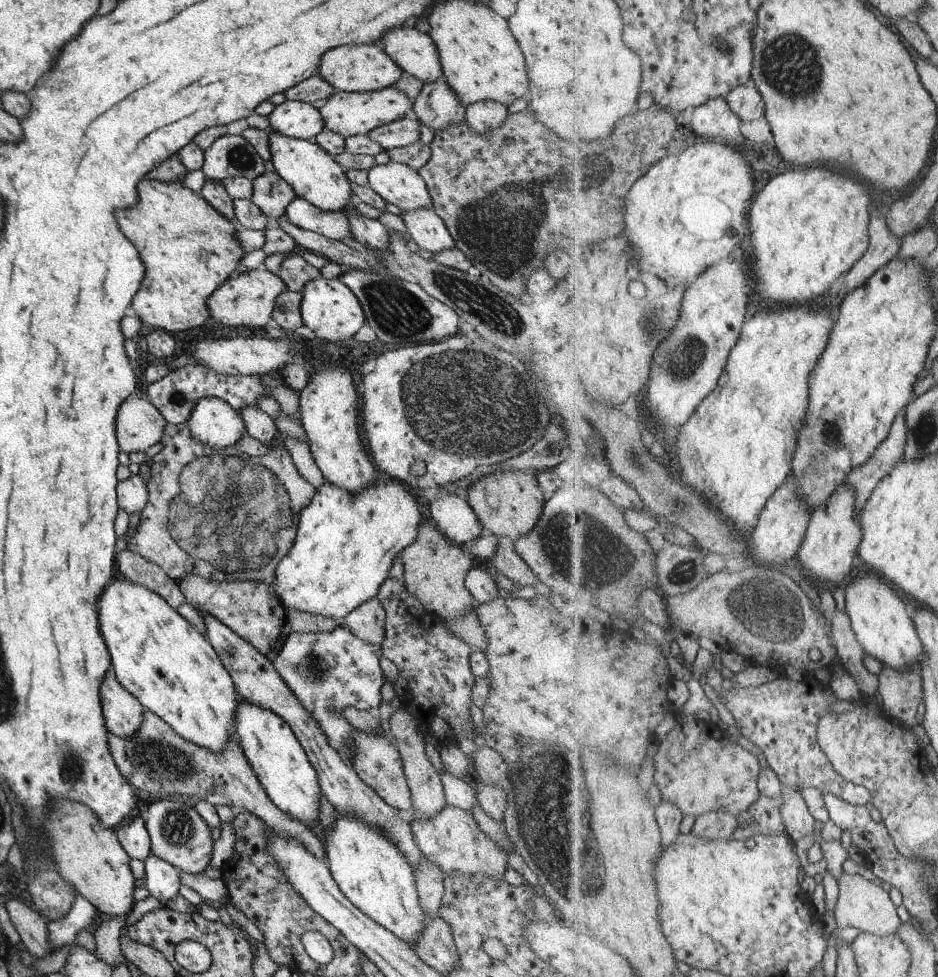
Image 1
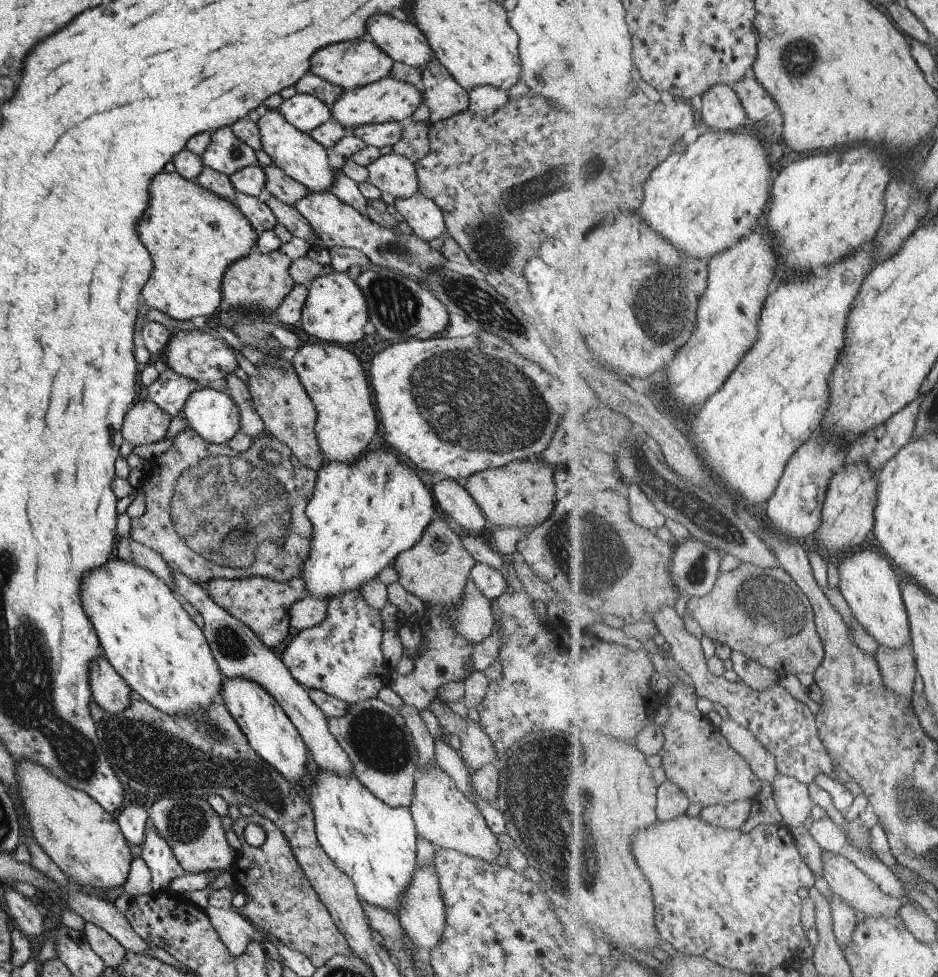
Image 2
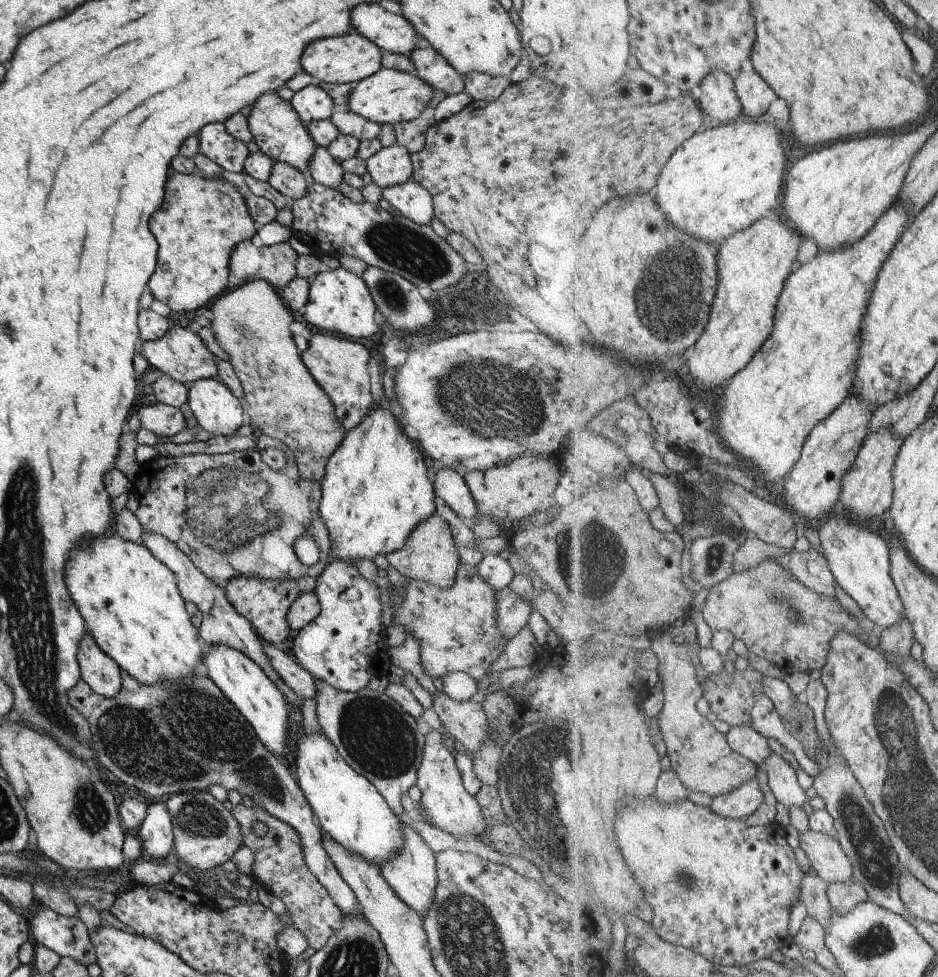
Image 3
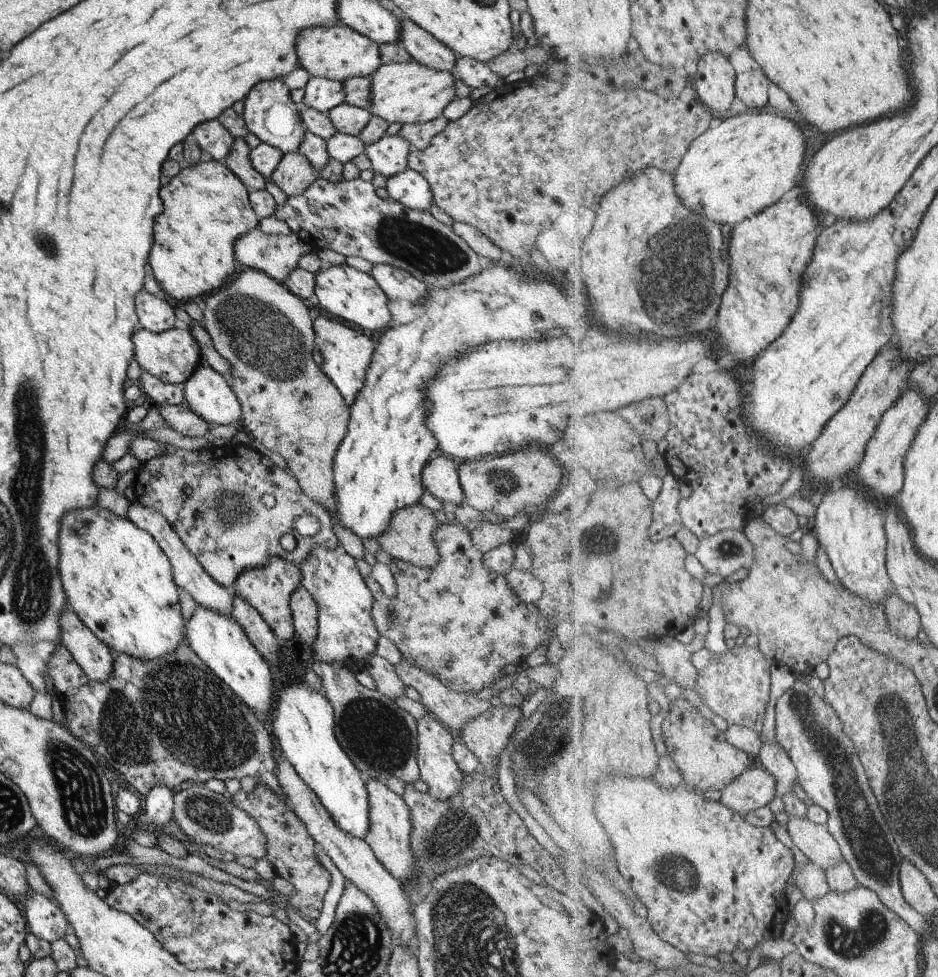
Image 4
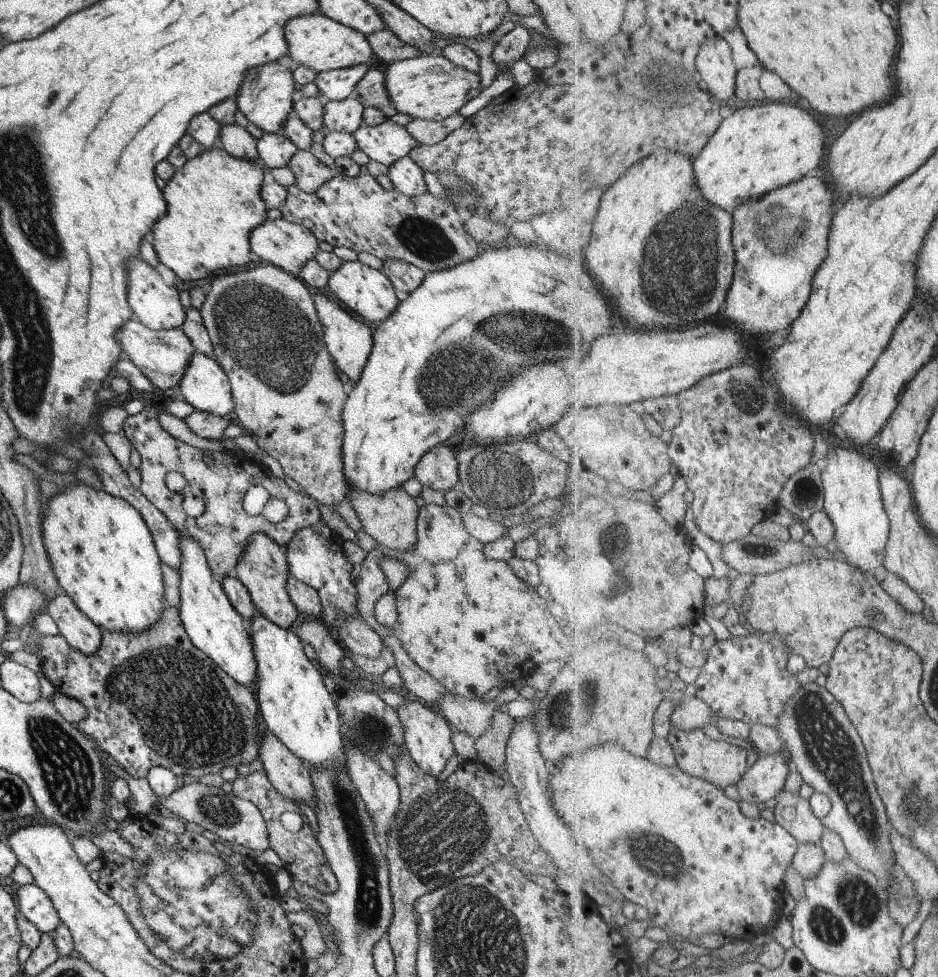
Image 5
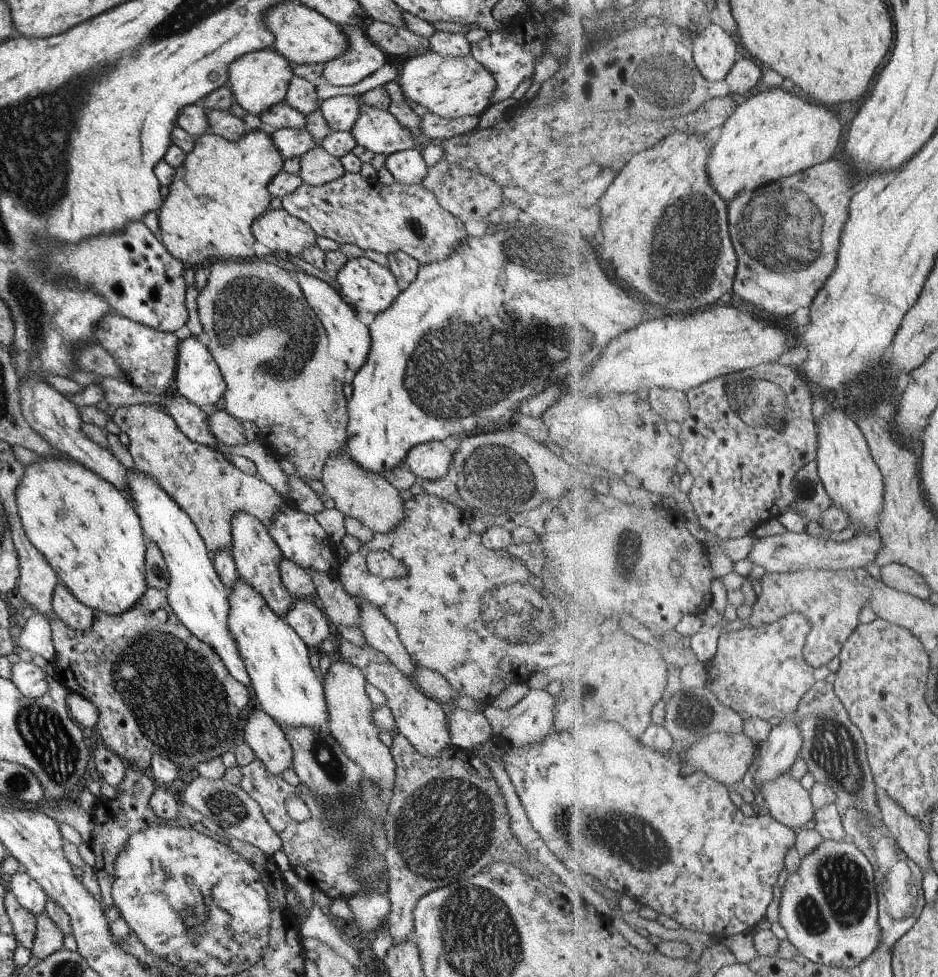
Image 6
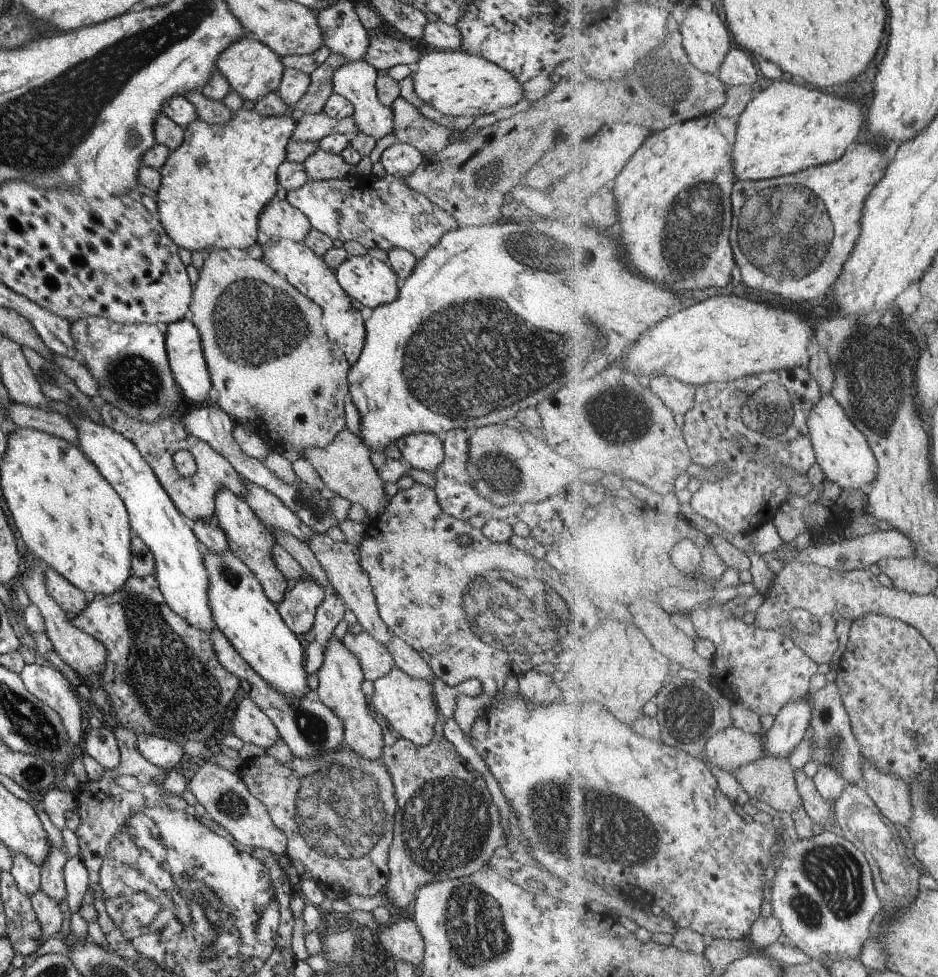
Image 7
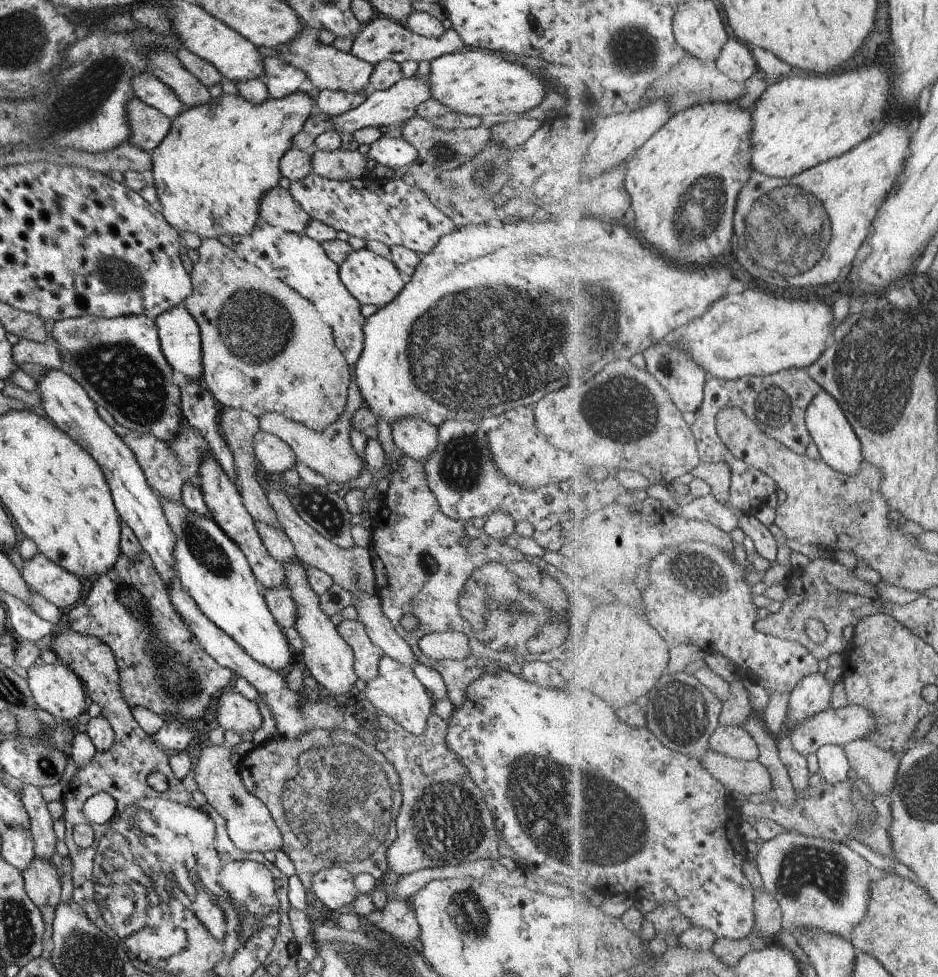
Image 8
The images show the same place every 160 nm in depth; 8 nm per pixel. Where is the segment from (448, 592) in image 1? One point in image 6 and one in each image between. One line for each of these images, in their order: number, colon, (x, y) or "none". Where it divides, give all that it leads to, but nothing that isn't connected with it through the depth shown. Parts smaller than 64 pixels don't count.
2: (435, 569)
3: (429, 554)
4: (407, 536)
5: (390, 518)
6: (368, 497)

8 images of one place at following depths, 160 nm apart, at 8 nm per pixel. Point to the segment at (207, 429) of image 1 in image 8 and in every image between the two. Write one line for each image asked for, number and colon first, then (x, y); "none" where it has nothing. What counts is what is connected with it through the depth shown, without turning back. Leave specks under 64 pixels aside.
2: (213, 415)
3: (214, 408)
4: (208, 394)
5: (204, 385)
6: (197, 378)
7: (182, 343)
8: (178, 334)

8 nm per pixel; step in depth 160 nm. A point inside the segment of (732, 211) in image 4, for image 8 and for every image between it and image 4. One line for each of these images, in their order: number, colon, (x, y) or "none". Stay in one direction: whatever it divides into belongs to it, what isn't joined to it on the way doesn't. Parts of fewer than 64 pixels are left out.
5: (757, 149)
6: (774, 134)
7: (786, 128)
8: (801, 121)

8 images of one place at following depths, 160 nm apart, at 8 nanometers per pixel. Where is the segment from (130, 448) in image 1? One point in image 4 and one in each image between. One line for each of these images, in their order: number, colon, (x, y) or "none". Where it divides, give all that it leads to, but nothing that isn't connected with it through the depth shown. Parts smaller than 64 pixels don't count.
2: (144, 423)
3: (162, 420)
4: (186, 422)

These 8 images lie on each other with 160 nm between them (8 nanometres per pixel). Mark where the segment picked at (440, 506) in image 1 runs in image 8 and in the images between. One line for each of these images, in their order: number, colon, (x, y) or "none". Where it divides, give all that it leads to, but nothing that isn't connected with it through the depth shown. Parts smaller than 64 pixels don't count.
2: (449, 496)
3: (448, 486)
4: (439, 476)
5: (437, 467)
6: (431, 460)
7: (423, 451)
8: (413, 437)

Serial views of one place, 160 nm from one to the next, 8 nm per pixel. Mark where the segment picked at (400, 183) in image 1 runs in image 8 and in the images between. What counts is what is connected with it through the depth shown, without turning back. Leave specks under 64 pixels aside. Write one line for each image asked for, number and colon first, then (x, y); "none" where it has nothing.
2: (392, 173)
3: (391, 165)
4: (387, 155)
5: (386, 142)
6: (375, 129)
7: (354, 80)
8: (325, 67)

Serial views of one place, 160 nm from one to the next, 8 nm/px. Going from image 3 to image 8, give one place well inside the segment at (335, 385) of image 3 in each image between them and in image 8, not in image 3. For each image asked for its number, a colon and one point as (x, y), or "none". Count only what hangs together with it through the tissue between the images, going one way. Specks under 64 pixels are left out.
4: (346, 353)
5: (348, 341)
6: (348, 339)
7: (306, 271)
8: (294, 258)

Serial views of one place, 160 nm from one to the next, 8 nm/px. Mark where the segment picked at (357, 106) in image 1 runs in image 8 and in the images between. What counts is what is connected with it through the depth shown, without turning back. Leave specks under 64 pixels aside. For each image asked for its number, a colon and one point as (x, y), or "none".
2: (386, 99)
3: (387, 97)
4: (408, 92)
5: (429, 86)
6: (449, 87)
7: (459, 84)
8: (473, 81)

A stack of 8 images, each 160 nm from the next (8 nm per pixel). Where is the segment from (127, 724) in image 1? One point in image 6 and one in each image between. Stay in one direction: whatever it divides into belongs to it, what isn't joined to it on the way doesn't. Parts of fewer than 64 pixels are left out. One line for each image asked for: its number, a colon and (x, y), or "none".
2: (108, 690)
3: (99, 672)
4: (94, 658)
5: (80, 633)
6: (65, 606)

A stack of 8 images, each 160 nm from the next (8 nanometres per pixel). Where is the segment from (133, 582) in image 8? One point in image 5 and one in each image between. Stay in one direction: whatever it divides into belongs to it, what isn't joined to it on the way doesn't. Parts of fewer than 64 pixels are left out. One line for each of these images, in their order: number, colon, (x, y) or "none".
5: (152, 699)
6: (157, 689)
7: (161, 674)

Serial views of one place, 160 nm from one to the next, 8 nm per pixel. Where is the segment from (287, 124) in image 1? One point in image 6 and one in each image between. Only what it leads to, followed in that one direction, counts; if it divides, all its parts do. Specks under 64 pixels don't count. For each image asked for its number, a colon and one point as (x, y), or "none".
2: (305, 112)
3: (311, 103)
4: (322, 94)
5: (336, 84)
6: (361, 58)

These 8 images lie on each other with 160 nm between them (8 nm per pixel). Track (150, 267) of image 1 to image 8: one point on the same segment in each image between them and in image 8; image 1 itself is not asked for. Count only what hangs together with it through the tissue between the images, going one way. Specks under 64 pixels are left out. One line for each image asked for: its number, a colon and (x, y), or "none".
2: (192, 235)
3: (200, 221)
4: (205, 207)
5: (213, 201)
6: (220, 188)
7: (212, 187)
8: (210, 170)

